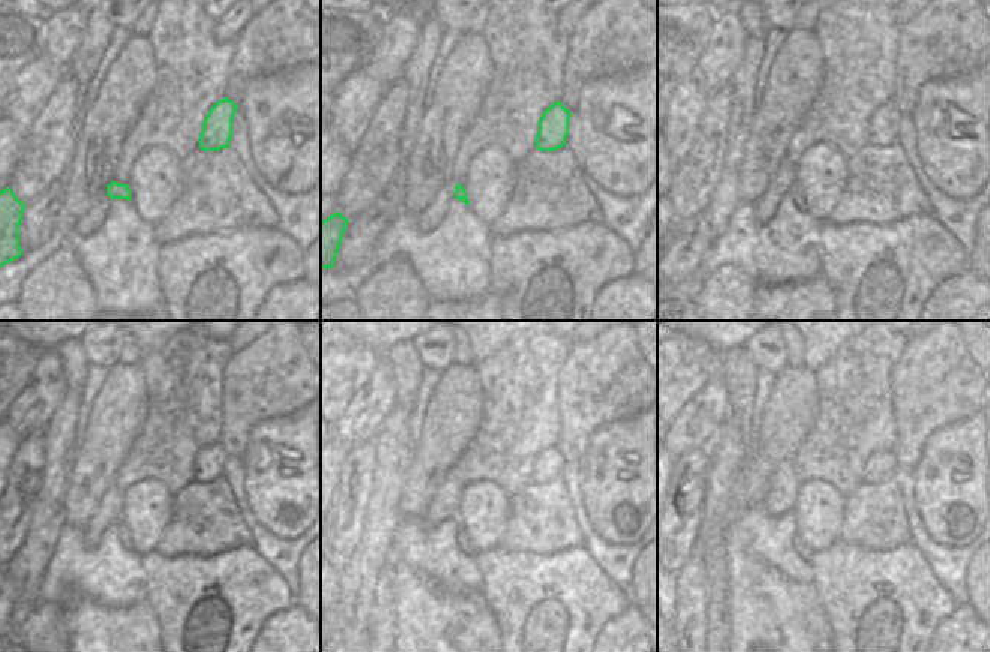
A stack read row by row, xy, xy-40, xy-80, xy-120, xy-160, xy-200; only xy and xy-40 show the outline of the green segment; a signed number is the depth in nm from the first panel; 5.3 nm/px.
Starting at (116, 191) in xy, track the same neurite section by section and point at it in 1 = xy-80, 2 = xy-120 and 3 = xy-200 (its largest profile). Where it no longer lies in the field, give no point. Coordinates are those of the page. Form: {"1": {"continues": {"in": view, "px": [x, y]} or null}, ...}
{"1": {"continues": {"in": "xy-80", "px": [795, 195]}}, "2": {"continues": {"in": "xy-120", "px": [123, 534]}}, "3": {"continues": {"in": "xy-200", "px": [803, 549]}}}

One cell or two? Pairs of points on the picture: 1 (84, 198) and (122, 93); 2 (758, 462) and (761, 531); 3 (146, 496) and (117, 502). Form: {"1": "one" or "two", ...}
{"1": "one", "2": "two", "3": "two"}

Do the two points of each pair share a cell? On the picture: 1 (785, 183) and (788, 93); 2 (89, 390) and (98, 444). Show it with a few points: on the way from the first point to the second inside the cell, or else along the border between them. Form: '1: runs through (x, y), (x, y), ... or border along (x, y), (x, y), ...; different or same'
1: border along (786, 156), (767, 188); different
2: border along (108, 372), (95, 396), (83, 438); different

